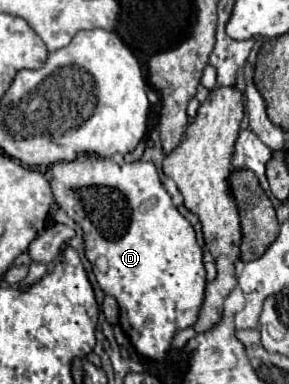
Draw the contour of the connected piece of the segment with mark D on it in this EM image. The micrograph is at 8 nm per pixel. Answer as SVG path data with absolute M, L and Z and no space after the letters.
M91 155L73 163L55 163L47 167L45 177L51 181L59 207L83 229L85 257L93 265L95 279L103 293L117 301L119 325L129 343L141 357L165 361L173 337L197 321L205 295L205 265L195 229L173 205L171 195L159 179L159 169L149 161L115 163L113 159Z

